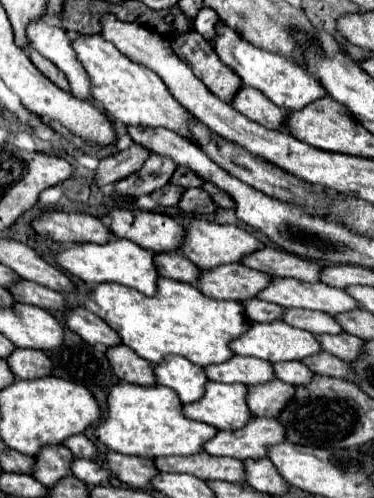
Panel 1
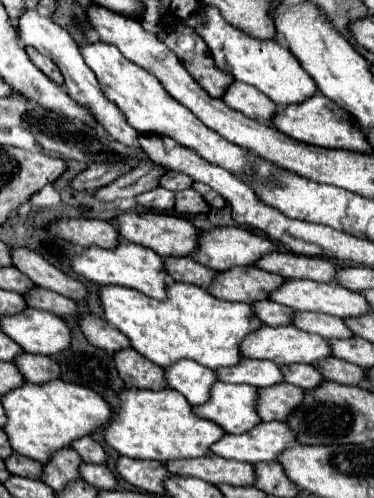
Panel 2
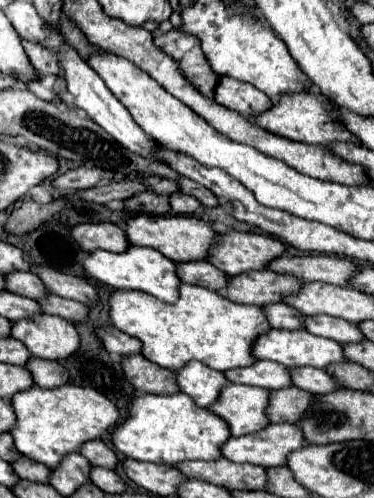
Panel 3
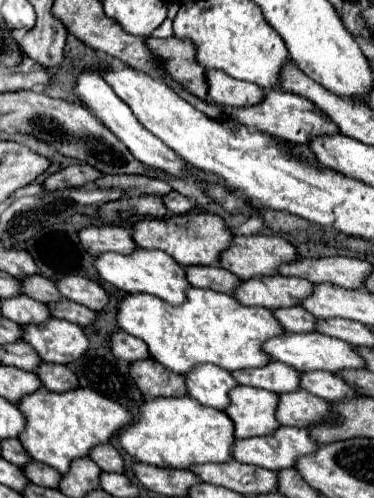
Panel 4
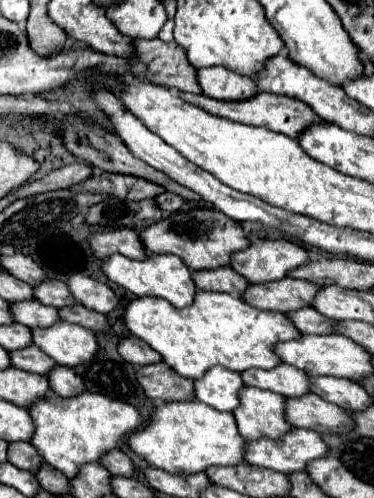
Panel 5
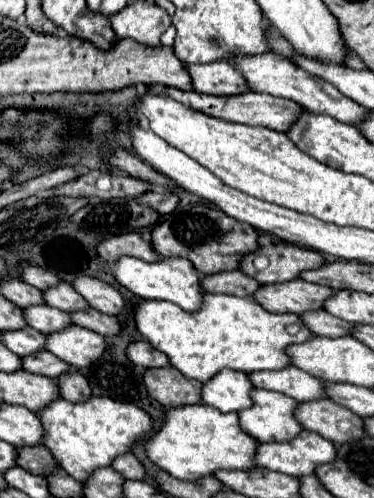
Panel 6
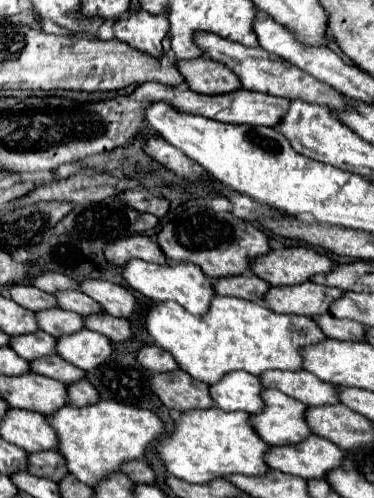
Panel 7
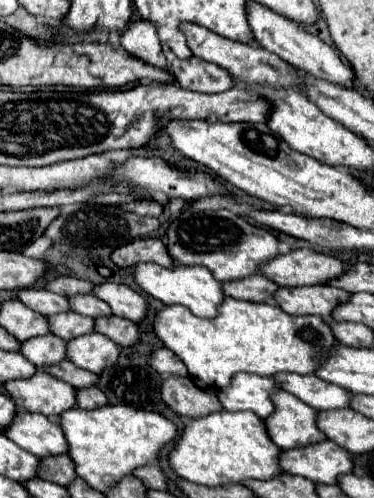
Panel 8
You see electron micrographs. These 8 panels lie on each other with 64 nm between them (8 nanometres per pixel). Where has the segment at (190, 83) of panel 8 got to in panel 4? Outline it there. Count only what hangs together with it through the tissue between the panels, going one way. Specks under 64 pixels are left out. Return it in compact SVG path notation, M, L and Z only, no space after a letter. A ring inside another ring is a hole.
M206 70L208 98L222 106L254 106L264 98L260 86L236 80L220 70Z

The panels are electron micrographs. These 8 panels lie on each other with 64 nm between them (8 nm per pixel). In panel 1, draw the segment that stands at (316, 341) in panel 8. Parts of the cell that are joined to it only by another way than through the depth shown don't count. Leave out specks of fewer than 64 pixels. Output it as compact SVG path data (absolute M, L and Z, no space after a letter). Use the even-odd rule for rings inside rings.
M170 278L158 280L158 294L152 298L122 284L98 284L92 296L100 306L98 316L120 334L126 346L152 364L160 364L164 356L184 356L204 368L228 362L234 356L230 340L240 338L252 326L240 302L208 298L194 284Z

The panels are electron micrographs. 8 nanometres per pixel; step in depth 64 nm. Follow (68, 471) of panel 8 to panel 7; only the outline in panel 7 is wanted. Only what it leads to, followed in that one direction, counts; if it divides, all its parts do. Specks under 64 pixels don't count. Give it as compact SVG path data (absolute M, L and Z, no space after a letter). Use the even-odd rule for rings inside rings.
M38 452L28 456L28 472L60 482L60 478L68 474L68 468L60 452Z

